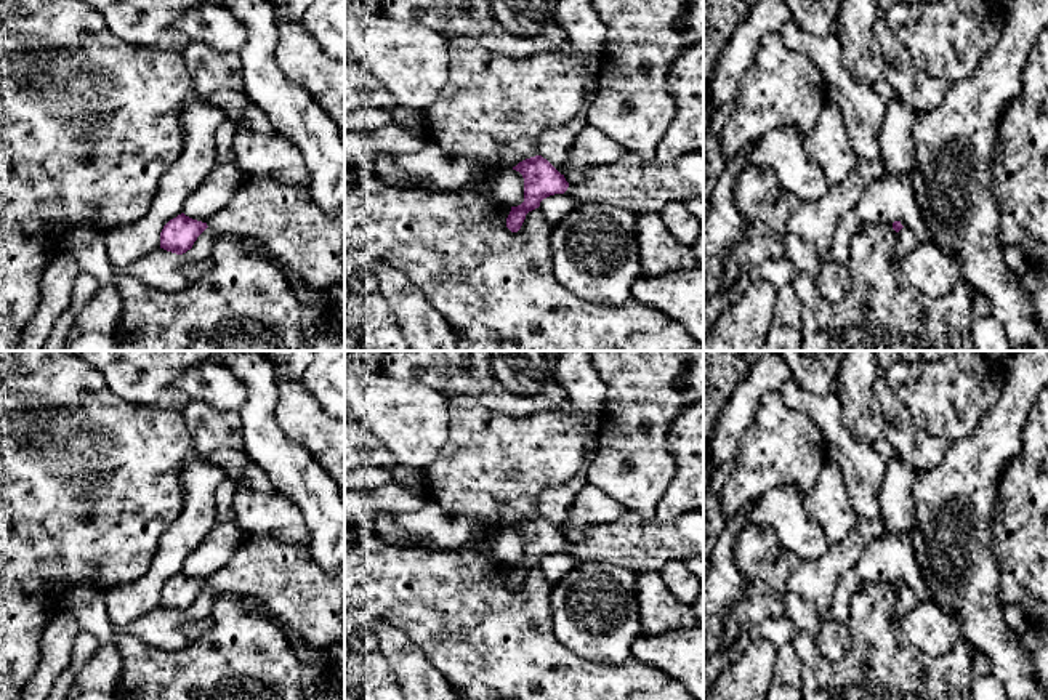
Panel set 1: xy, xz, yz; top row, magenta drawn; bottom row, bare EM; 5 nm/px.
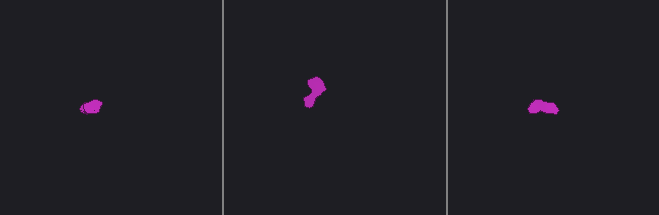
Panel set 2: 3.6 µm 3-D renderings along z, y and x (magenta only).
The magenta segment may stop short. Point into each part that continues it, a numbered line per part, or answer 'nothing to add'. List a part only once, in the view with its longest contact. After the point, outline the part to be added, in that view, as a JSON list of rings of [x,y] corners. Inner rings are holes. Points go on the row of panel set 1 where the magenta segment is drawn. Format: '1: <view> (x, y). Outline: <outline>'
1: xz (632, 183). Outline: [[[627,152],[614,163],[593,167],[567,191],[580,203],[601,203],[630,213],[659,213],[670,202],[703,195],[703,152],[686,154],[668,163],[647,162]]]

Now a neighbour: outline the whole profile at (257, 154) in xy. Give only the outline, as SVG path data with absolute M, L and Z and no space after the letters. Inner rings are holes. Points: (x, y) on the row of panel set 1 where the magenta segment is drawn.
M237 122L234 141L236 165L245 176L269 176L280 184L303 186L309 192L311 175L296 144L274 128L272 133L256 133L247 123Z

